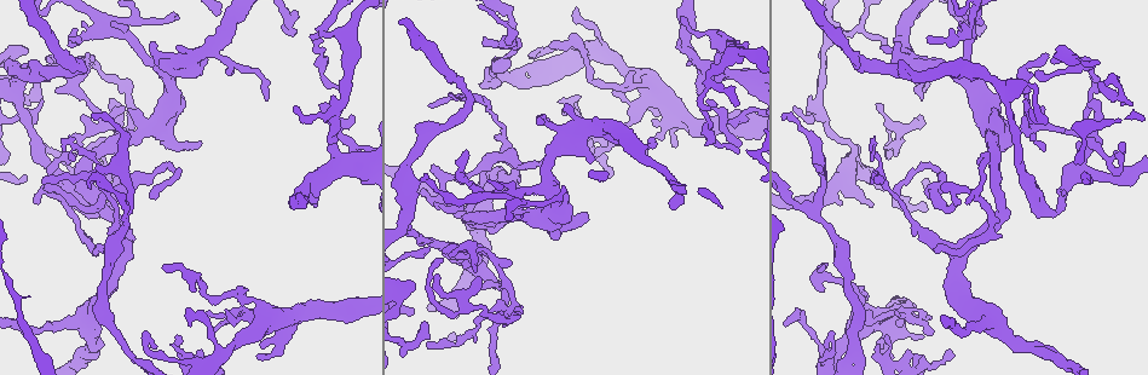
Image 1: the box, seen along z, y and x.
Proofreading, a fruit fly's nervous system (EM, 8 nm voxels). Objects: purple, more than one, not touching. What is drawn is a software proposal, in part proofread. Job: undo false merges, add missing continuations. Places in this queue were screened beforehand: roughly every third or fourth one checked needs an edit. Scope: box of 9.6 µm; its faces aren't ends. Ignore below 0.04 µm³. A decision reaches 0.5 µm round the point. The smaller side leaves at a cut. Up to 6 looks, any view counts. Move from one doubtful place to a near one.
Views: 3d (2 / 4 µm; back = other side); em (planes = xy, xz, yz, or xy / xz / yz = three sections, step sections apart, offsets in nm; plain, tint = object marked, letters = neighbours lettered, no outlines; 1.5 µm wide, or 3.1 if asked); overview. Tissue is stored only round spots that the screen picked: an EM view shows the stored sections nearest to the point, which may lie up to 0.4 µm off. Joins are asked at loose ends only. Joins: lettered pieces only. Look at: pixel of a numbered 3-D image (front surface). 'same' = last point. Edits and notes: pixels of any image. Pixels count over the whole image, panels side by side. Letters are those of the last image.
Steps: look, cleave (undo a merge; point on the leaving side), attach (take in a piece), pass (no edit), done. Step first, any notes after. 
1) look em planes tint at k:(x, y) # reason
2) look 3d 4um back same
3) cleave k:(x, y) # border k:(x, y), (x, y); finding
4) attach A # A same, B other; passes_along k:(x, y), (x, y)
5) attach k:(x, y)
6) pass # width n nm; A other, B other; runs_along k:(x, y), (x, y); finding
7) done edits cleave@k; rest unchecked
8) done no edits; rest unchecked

look em planes letters at 1:(872, 207) # an open end

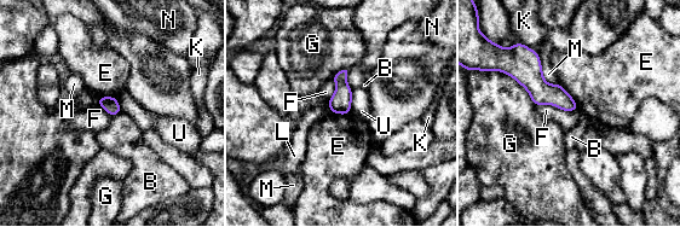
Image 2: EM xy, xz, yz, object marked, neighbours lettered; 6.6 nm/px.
pass # B other, E other, F other, G other, K other, L other, M other, N other, U other; border 2:(537, 105), (578, 109); none of them fits

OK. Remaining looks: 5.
look 3d 4um at 1:(654, 144)

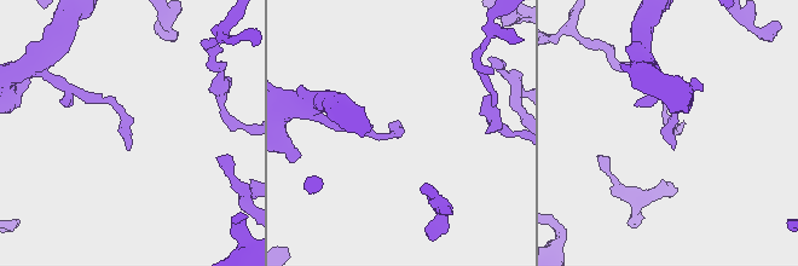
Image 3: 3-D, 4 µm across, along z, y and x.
look em planes tint at 3:(128, 150)

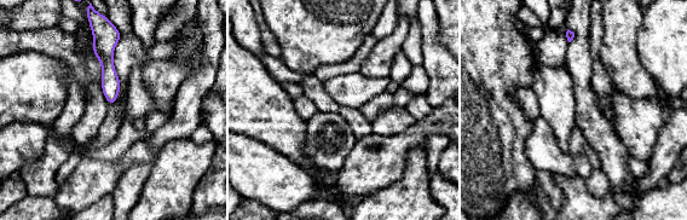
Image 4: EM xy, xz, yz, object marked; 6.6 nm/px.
look em planes letters same # see the neighbours

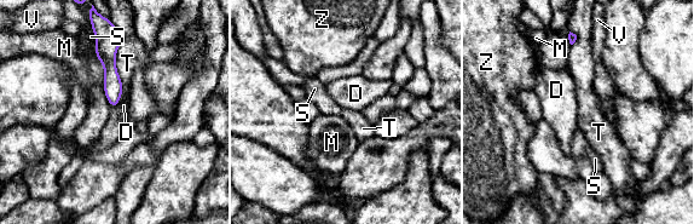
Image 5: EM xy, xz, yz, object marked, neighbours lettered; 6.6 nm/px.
pass # D other, M other, S other, T other, V other, Z other; runs_along 5:(108, 32), (108, 61), (114, 103); no lettered piece goes on from it

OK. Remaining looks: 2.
look 3d 2um at 1:(497, 196) # narrows sharply

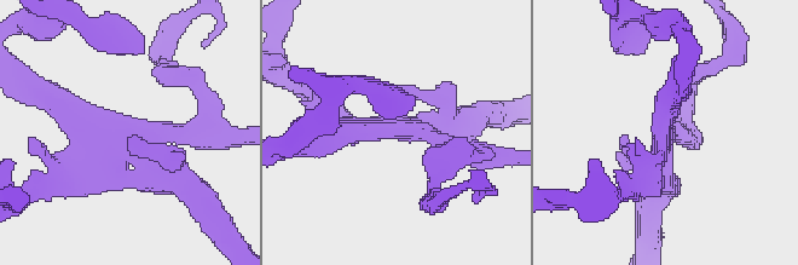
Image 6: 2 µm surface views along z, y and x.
look em planes letters at 6:(397, 133)

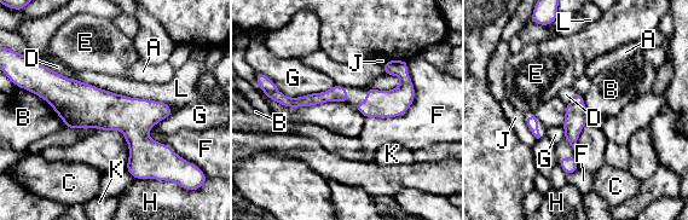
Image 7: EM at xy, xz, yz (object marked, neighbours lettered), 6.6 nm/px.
pass # A other, B other, C other, D other, E other, F other, G other, H other, J other, K other, L other; one neuron here

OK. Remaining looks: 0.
done no edits; rest unchecked

